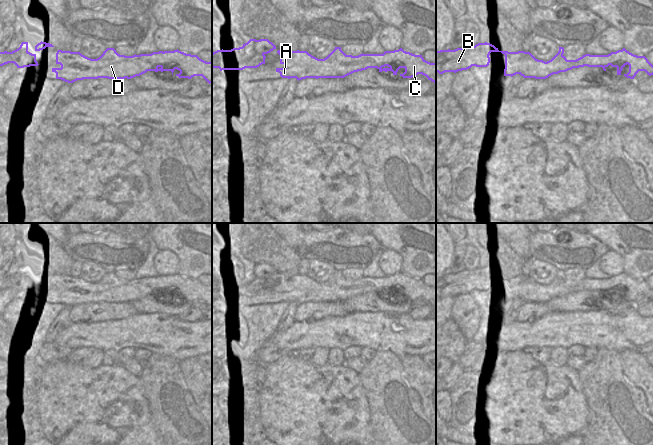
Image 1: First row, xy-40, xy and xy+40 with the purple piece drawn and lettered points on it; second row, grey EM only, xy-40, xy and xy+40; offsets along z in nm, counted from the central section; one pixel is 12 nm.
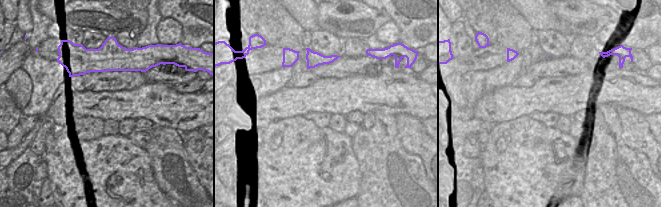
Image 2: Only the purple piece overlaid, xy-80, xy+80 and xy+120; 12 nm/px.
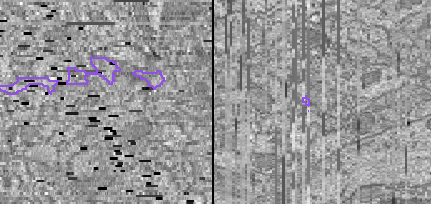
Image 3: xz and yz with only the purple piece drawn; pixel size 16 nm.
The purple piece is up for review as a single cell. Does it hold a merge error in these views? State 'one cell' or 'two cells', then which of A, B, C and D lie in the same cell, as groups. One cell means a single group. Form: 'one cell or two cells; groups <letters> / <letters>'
one cell; groups A B C D

